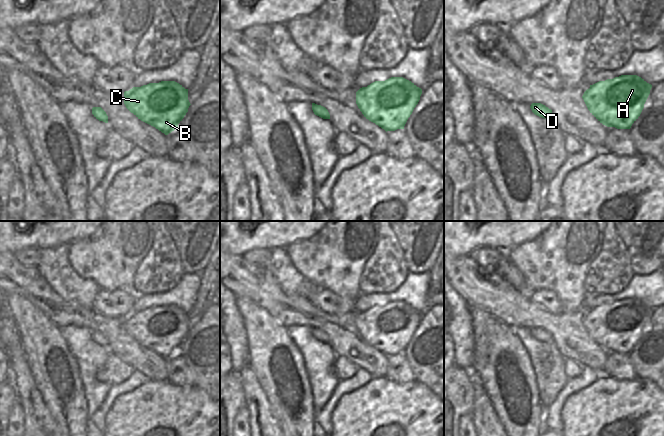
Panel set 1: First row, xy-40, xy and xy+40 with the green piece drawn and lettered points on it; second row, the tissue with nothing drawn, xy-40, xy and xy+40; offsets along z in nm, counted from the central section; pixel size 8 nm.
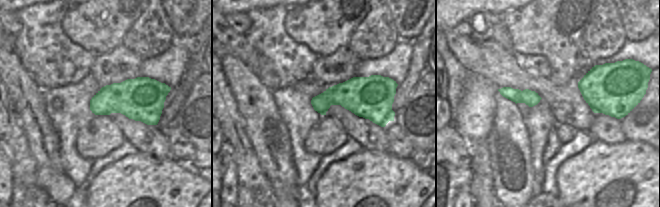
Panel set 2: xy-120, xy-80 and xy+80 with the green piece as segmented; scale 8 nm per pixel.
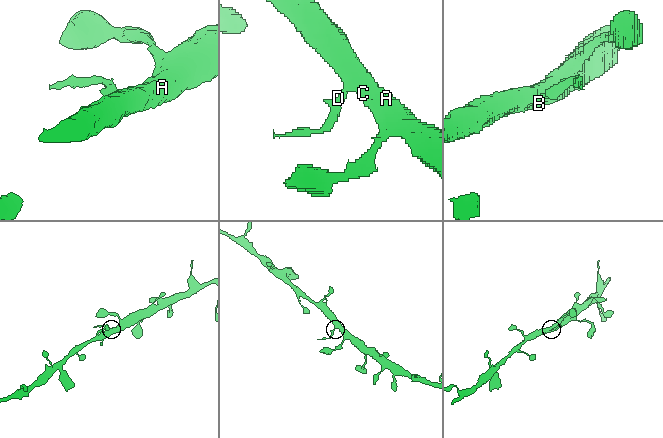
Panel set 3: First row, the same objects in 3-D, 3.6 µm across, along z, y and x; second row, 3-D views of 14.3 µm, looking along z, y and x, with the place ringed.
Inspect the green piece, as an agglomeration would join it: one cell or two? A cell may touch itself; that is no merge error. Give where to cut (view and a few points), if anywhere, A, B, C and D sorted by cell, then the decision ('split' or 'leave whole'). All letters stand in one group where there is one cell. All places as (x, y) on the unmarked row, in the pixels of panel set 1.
no cut | A B C D | leave whole

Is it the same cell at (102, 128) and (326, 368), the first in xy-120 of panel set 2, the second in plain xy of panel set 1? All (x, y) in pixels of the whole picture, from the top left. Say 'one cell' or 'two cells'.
two cells

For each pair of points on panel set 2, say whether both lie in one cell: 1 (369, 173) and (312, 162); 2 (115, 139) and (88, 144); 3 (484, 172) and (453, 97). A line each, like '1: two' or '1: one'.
1: two
2: one
3: two

